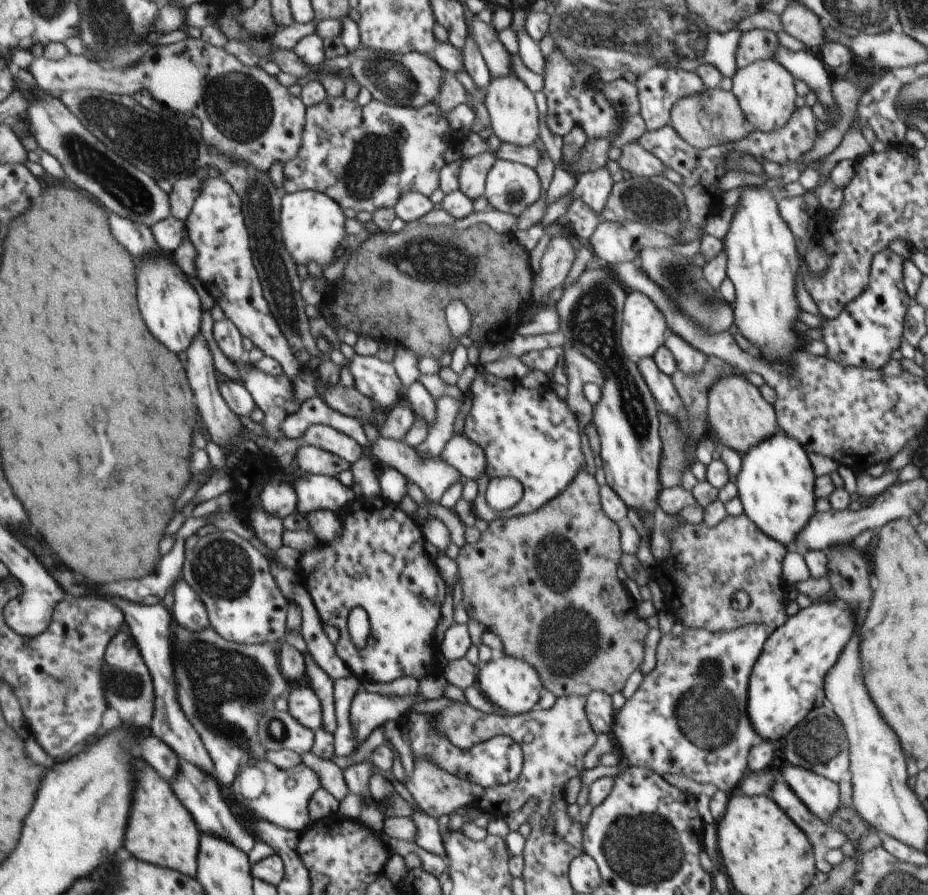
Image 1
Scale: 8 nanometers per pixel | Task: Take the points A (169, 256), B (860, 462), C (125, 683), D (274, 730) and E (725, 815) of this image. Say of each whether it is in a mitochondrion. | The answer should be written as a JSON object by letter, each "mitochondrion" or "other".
{"A":"other","B":"other","C":"mitochondrion","D":"mitochondrion","E":"other"}

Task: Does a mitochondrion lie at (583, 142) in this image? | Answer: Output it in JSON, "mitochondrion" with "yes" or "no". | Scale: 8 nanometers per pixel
{"mitochondrion":"no"}

